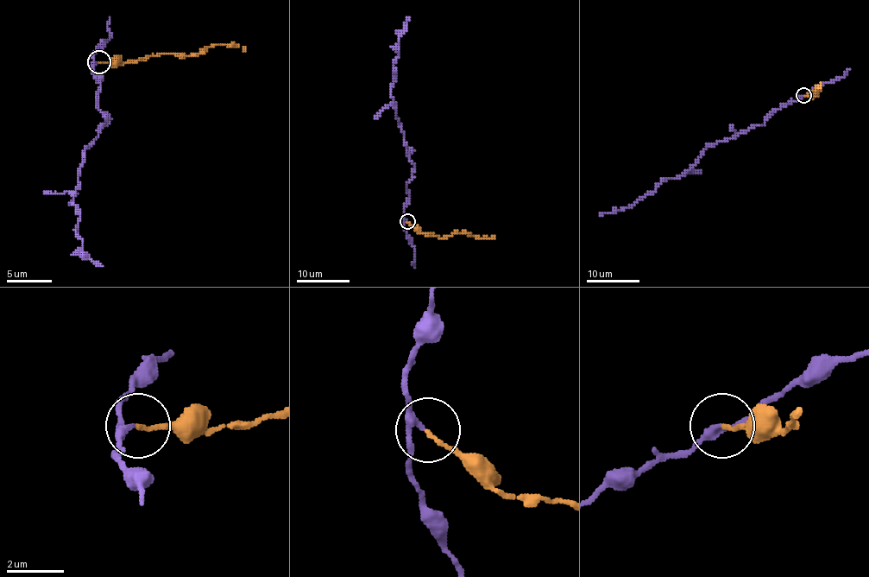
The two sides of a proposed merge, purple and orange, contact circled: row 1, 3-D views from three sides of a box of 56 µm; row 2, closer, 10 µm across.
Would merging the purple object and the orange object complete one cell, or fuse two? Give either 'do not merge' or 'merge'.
merge

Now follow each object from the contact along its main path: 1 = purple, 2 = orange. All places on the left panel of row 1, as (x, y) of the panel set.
1: (98, 62), (91, 72), (98, 108), (110, 121), (87, 146), (71, 200), (80, 216), (80, 252), (103, 266)
2: (98, 62), (136, 62), (150, 55), (202, 53), (216, 44), (238, 47), (245, 51)

